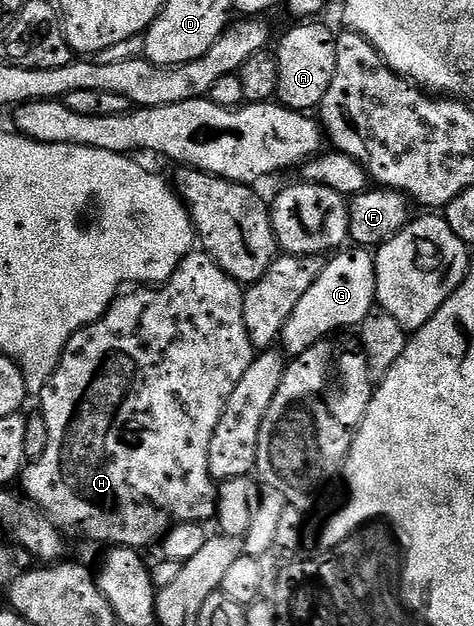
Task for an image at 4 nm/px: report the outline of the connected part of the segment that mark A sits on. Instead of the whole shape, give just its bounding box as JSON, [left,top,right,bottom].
[275,22,337,113]

